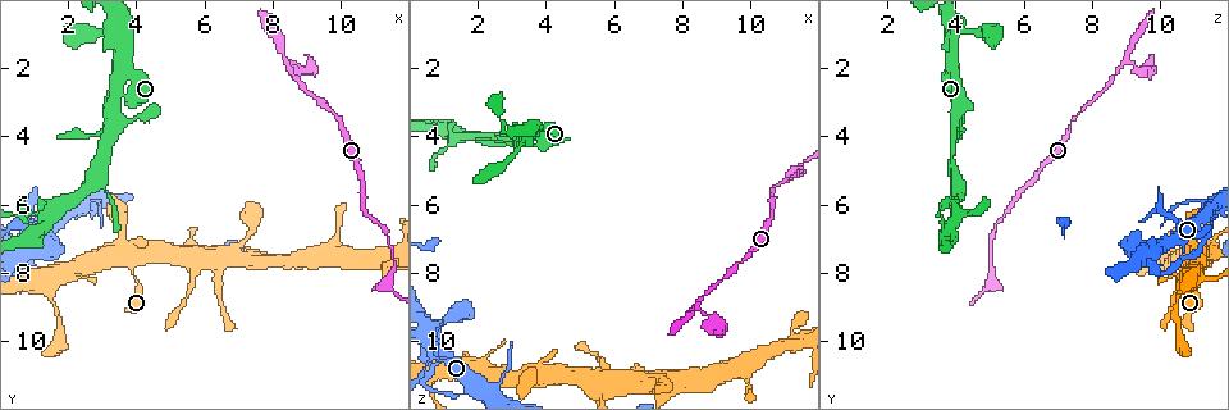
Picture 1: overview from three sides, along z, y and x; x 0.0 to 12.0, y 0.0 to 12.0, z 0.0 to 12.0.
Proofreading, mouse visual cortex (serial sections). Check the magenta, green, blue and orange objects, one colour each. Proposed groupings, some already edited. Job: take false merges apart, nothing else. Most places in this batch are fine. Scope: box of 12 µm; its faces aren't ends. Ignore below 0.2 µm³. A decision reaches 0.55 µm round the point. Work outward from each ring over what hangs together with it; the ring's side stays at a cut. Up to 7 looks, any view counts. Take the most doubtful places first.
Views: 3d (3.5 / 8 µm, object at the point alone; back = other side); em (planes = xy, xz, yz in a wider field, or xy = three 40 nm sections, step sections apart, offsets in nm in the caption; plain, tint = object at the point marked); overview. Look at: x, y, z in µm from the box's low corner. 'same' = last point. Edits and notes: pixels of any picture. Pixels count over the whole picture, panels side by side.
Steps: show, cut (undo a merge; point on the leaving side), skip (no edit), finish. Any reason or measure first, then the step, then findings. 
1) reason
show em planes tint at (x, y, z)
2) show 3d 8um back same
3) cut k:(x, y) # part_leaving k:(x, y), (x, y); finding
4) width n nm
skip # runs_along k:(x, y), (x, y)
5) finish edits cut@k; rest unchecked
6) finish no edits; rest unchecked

sharp bend
show 3d 3.5um at (8.4, 1.8, 9.0)

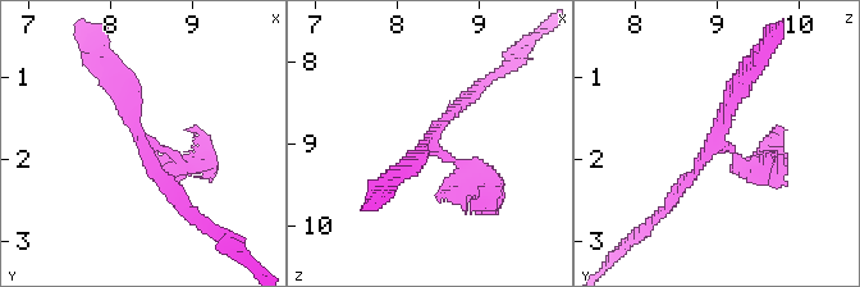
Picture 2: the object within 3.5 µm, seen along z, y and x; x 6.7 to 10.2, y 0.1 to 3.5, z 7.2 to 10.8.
show em planes tint at (8.35, 1.80, 8.95)

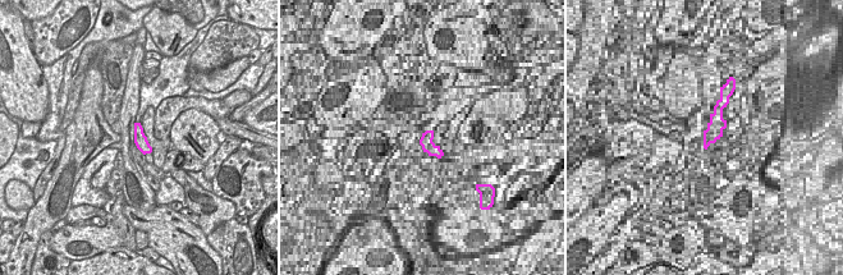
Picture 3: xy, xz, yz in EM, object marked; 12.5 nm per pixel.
skip # runs_along 2:(668, 206), (714, 144), (744, 167), (764, 159); all the same cell

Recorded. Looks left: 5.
sharp bend
show 3d 3.5um at (3.3, 3.1, 4.1)

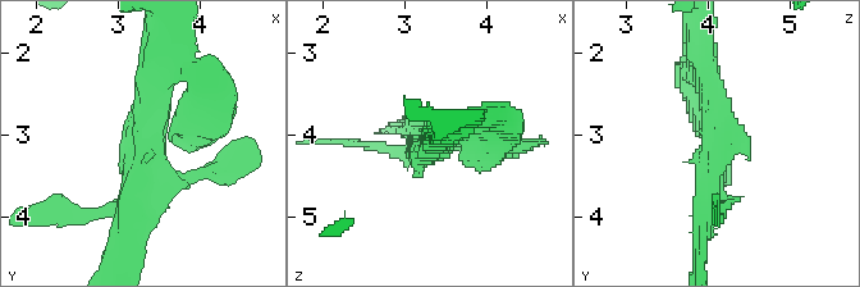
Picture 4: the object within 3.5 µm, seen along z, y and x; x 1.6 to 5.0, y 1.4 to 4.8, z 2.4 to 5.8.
shape alone is not enough
show em xy step 2 tint at (3.30, 3.00, 4.15)

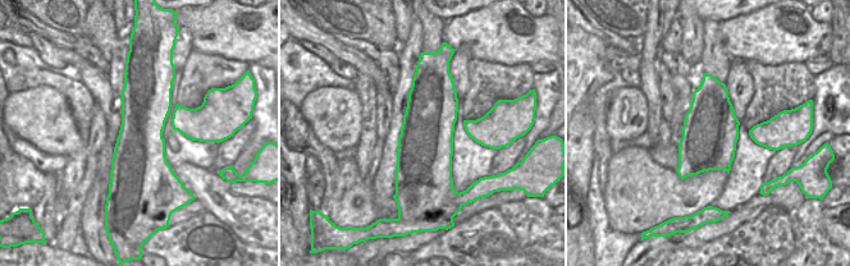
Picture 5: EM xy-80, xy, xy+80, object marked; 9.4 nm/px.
another direction
show em planes tint same

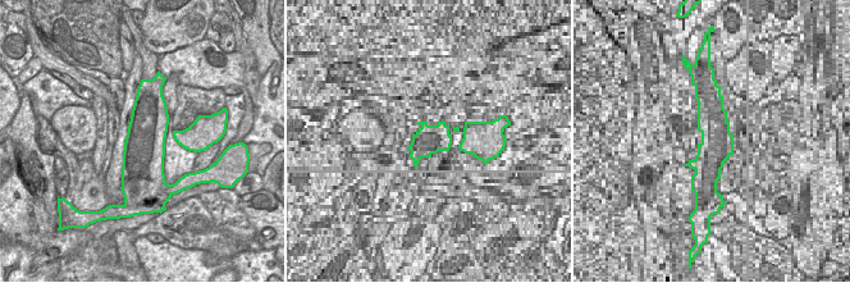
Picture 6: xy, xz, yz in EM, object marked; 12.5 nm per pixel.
skip # runs_along 4:(216, 108), (142, 139), (131, 214); all the same cell

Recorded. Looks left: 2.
thin neck
show 3d 8um at (3.0, 4.9, 3.9)

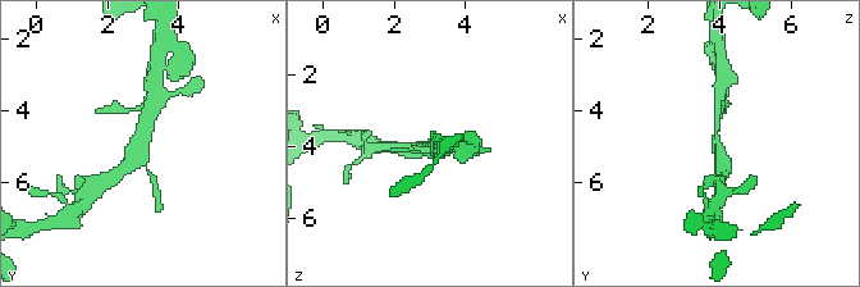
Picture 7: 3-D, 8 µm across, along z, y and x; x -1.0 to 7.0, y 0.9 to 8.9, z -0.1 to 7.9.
show em planes tint at (3.1, 4.8, 3.9)

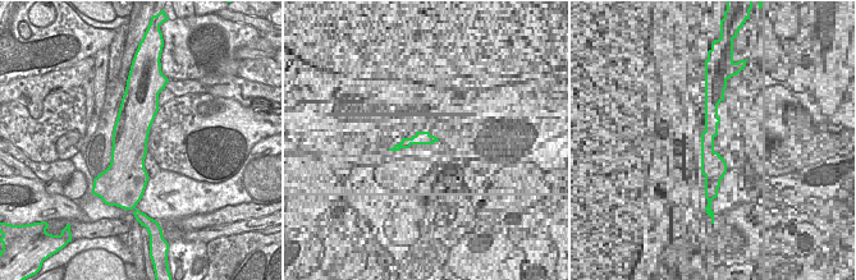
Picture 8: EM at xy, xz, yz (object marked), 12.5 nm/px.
skip # runs_along 7:(150, 104), (145, 147), (122, 169); all the same cell

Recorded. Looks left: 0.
finish no edits; rest unchecked

